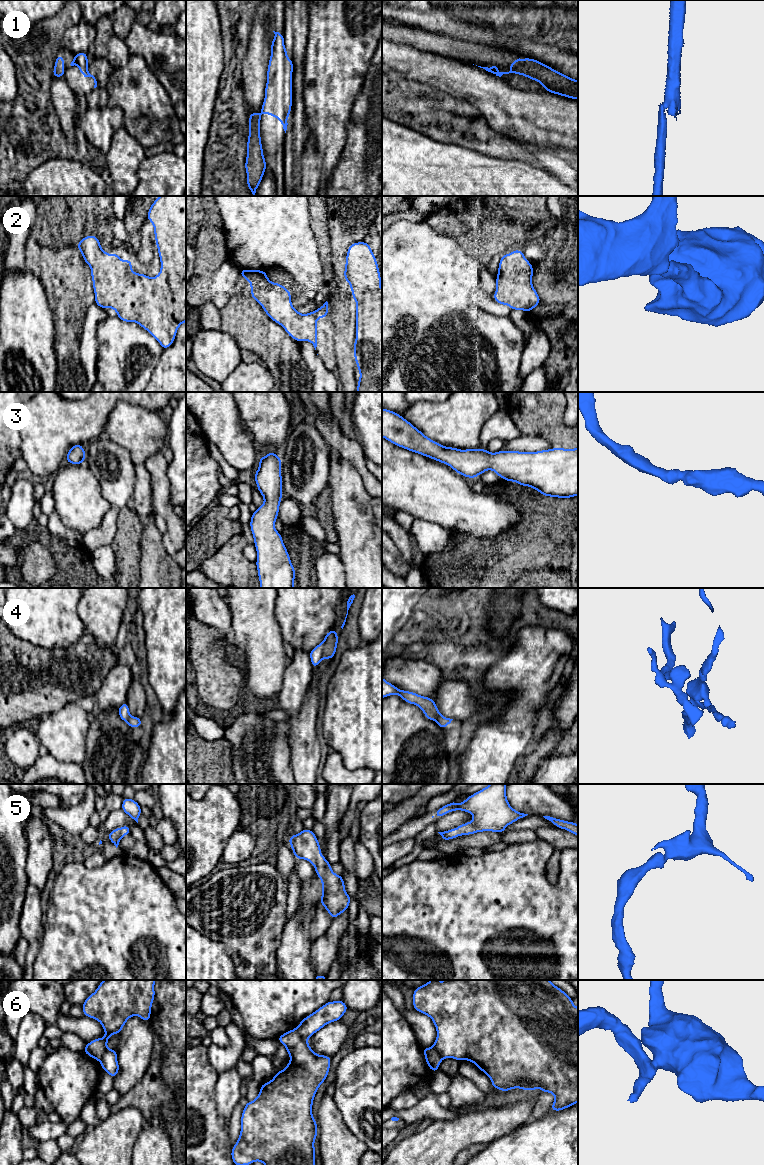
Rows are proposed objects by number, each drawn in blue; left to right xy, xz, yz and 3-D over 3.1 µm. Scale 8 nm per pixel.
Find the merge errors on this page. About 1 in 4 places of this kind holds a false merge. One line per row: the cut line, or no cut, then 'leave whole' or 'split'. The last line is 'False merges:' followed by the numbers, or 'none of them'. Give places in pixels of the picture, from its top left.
1: yz (490, 68), (502, 74) | split
2: no cut | leave whole
3: no cut | leave whole
4: xz (331, 631), (325, 640), (322, 657) | split
5: no cut | leave whole
6: xz (295, 1028), (306, 1039) | split
False merges: 1, 4, 6

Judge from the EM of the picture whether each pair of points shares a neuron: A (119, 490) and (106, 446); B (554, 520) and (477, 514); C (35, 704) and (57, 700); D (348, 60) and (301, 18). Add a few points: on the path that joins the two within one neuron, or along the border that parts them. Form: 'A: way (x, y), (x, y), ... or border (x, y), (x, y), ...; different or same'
A: way (117, 479), (114, 468), (106, 457); same
B: border (510, 500), (521, 508), (522, 519), (504, 533); different
C: way (40, 700), (52, 700); same
D: border (309, 10), (309, 32), (305, 47); different

